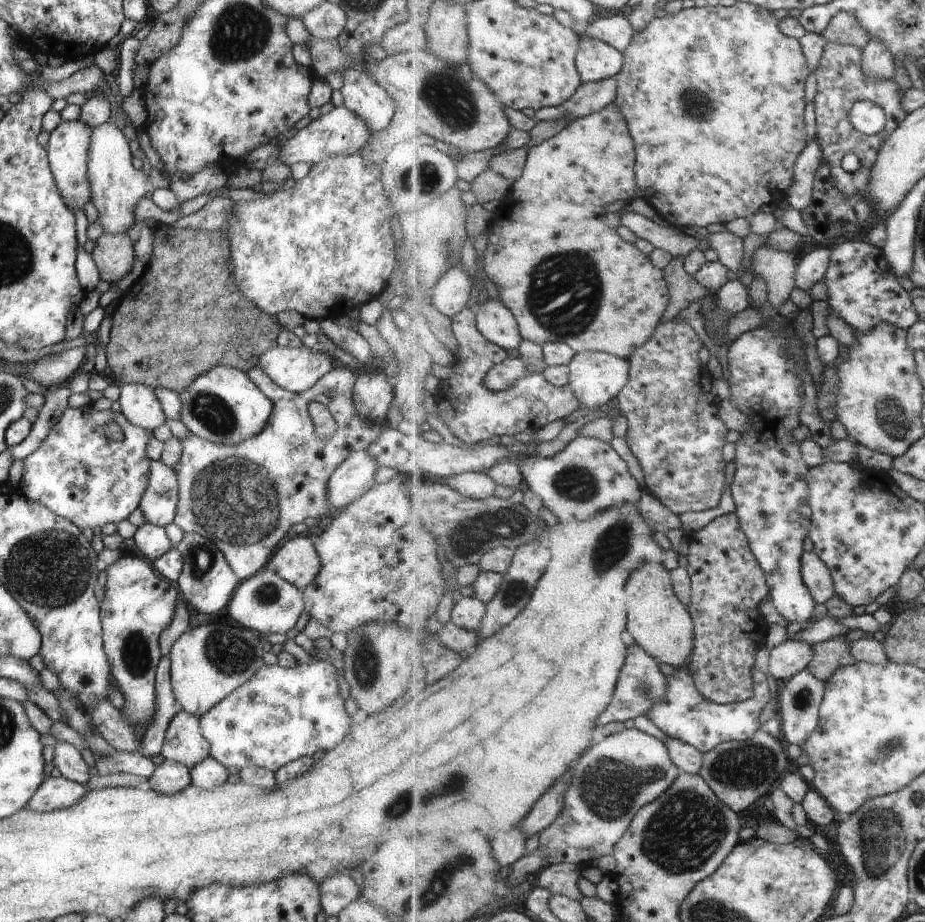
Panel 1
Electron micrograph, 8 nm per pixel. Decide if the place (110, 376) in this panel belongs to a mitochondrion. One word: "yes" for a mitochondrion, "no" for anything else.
no

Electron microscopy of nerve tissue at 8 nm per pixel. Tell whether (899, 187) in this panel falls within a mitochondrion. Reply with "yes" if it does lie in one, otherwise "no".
no

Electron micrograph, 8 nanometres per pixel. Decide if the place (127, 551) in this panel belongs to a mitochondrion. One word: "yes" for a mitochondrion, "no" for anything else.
no

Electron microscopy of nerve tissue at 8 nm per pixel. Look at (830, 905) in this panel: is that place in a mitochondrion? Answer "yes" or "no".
no

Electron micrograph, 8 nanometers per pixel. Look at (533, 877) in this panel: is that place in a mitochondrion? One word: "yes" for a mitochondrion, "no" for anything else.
no

